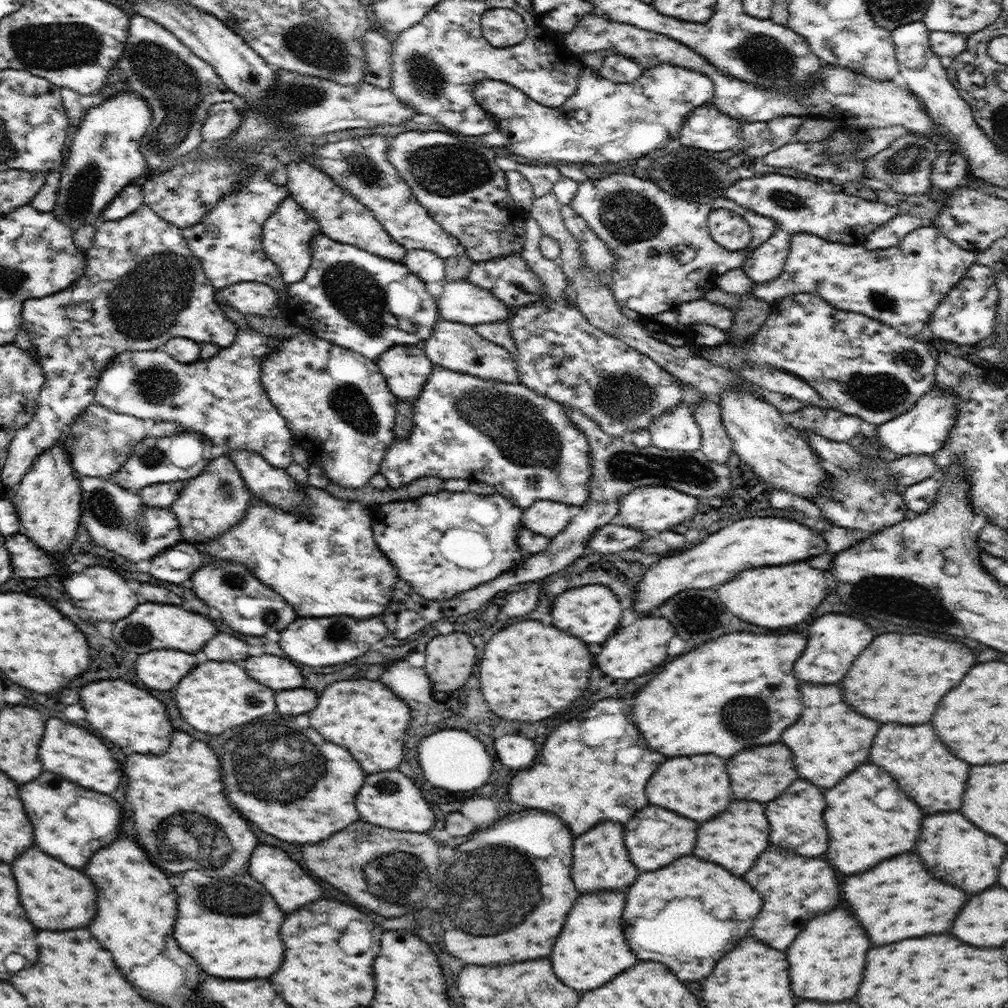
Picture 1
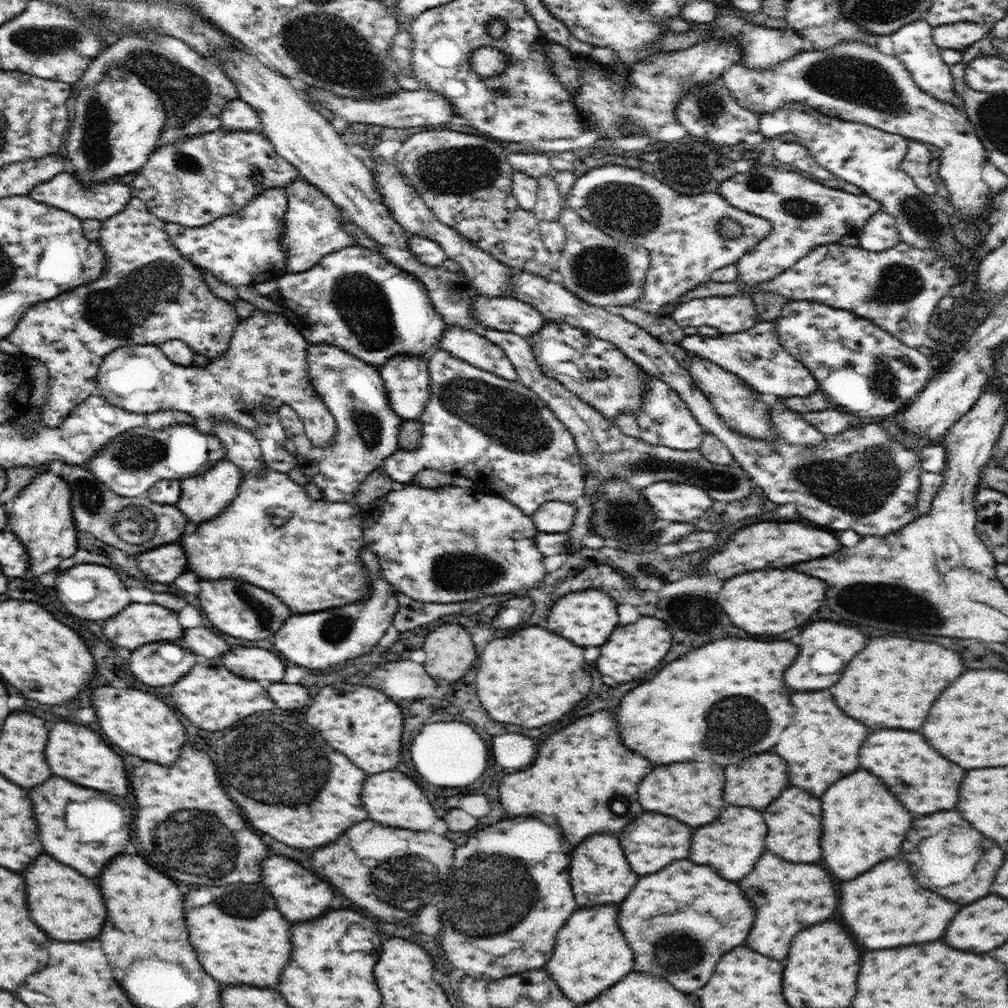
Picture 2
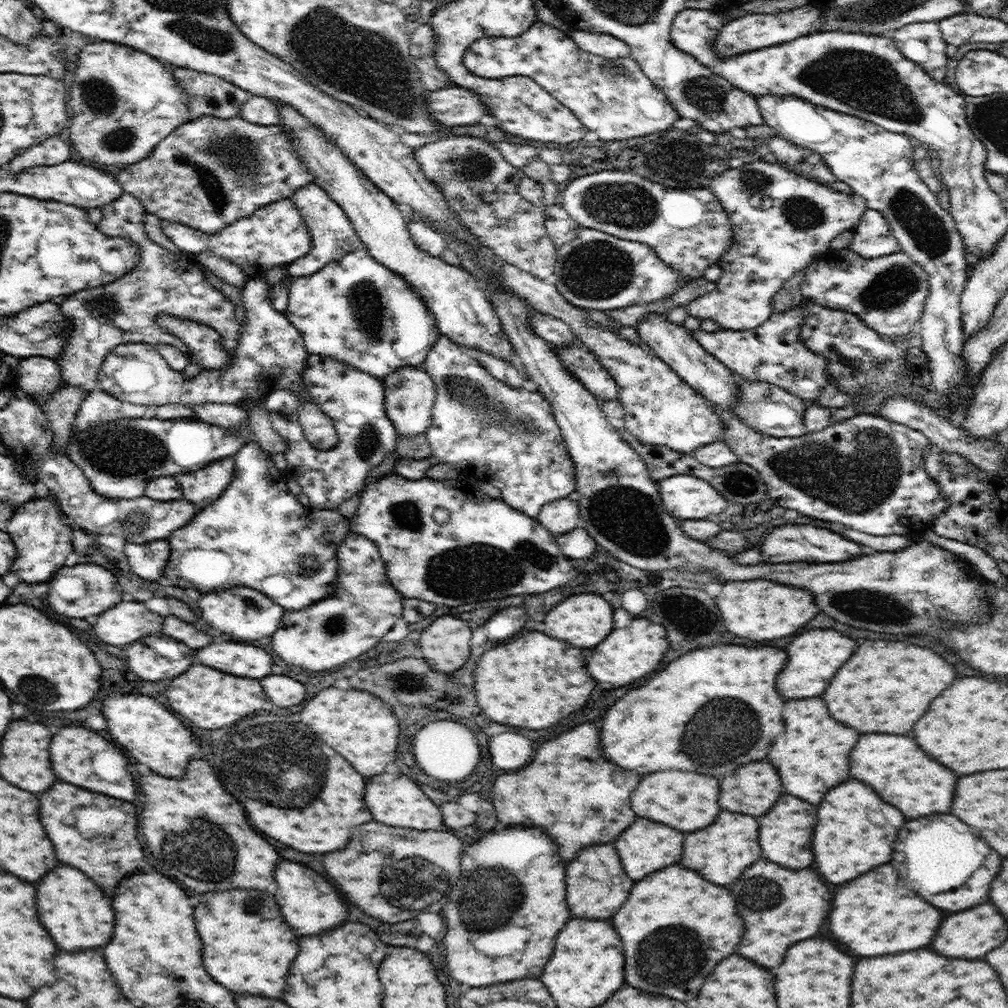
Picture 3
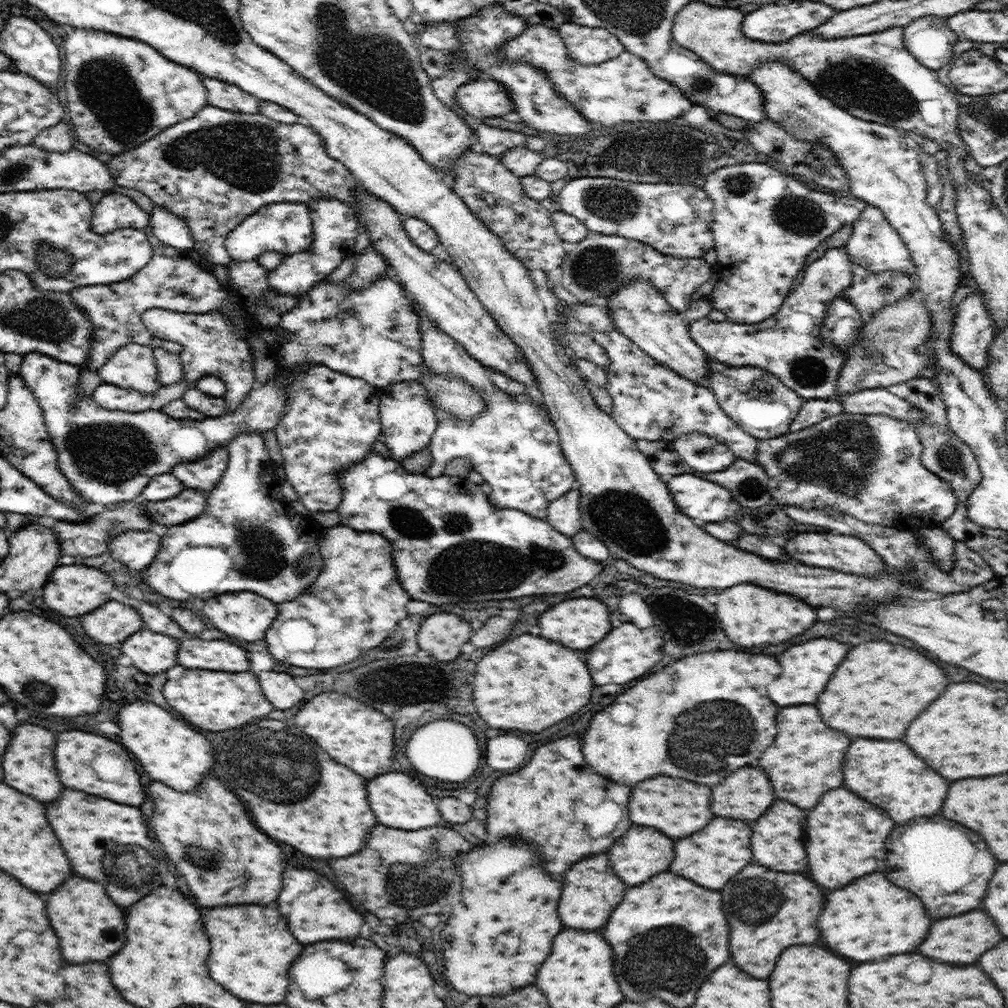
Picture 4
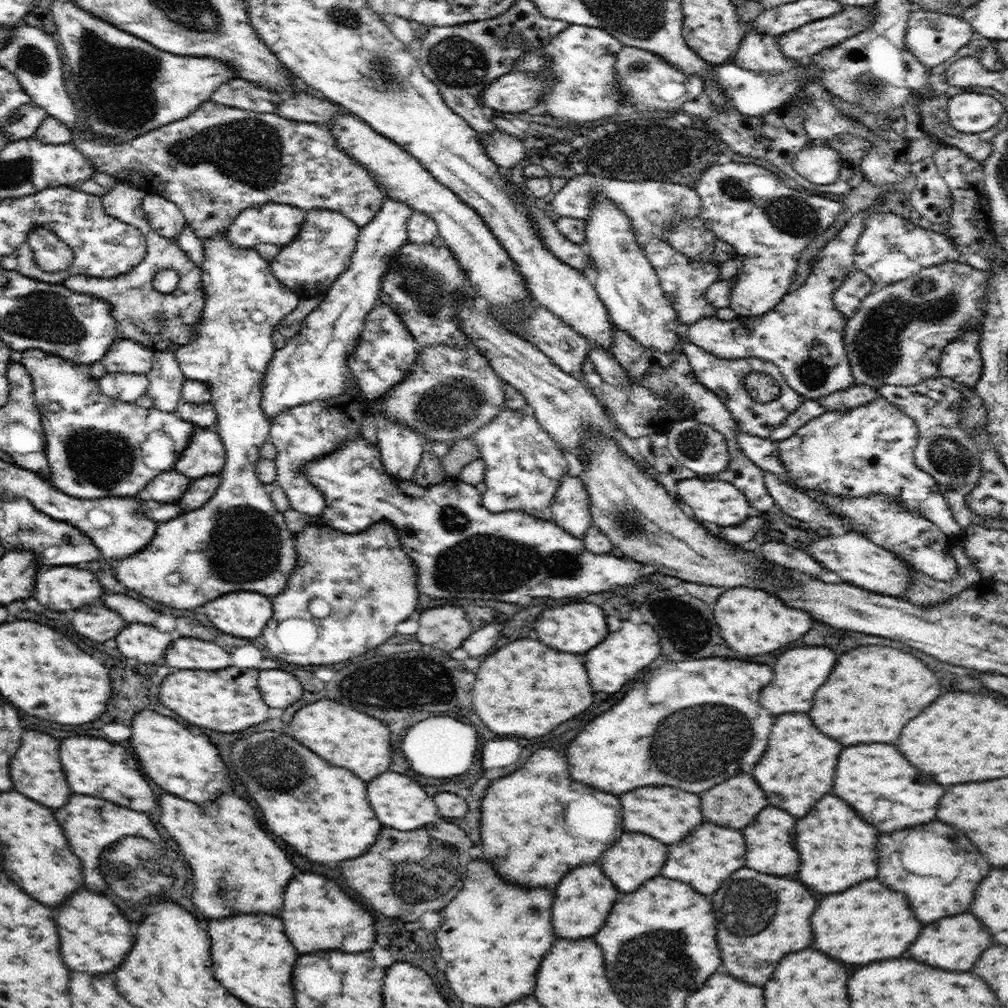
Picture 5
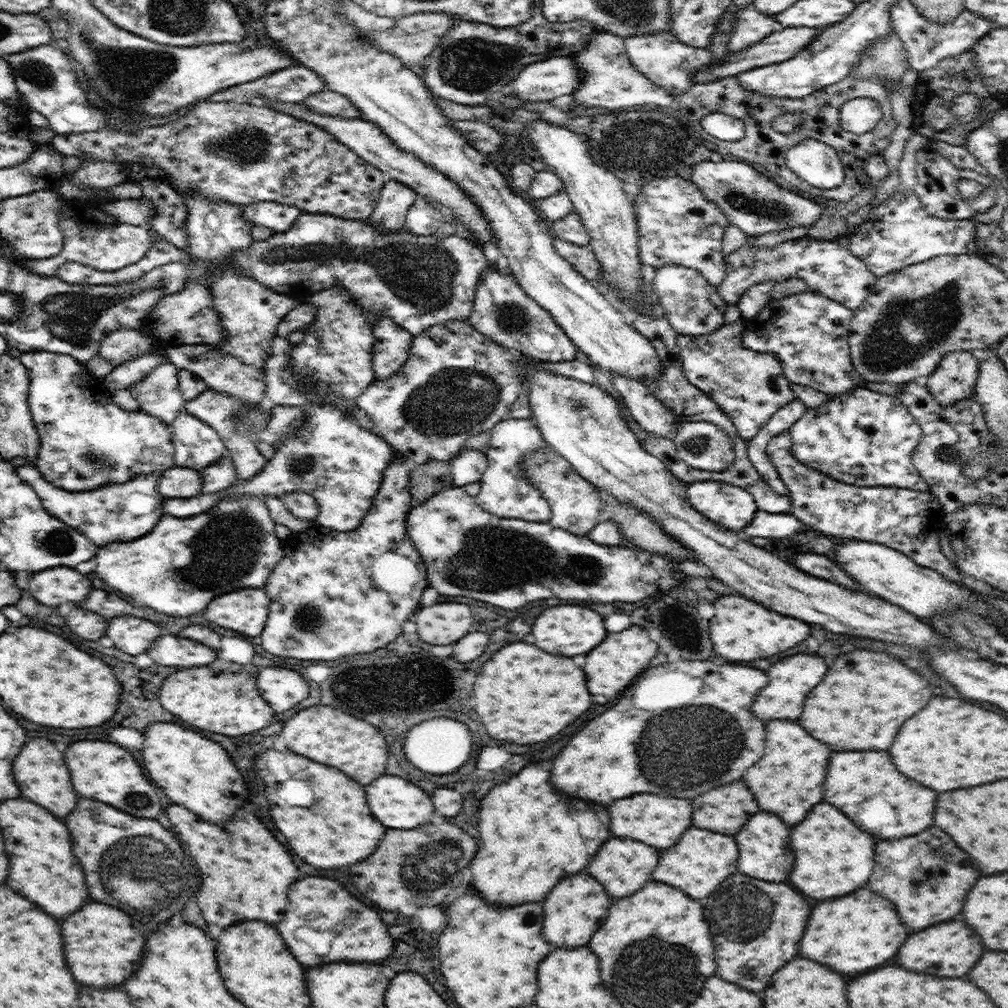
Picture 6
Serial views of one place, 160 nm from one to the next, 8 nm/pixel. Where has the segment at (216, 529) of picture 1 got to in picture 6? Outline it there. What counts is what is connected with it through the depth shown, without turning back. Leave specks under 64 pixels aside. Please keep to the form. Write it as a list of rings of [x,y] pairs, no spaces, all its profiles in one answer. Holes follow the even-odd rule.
[[[182,409],[170,424],[175,466],[202,470],[227,454],[220,435],[203,420]]]

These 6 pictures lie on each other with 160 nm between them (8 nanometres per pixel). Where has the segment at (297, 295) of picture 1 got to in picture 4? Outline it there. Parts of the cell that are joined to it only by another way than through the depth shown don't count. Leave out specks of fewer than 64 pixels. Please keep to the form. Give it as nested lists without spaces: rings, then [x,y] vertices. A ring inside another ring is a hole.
[[[379,276],[366,288],[356,289],[355,291],[349,291],[349,288],[342,281],[331,281],[326,278],[323,281],[317,282],[311,288],[311,291],[299,297],[299,301],[296,308],[292,308],[292,311],[289,313],[282,314],[279,321],[279,325],[287,332],[287,338],[285,338],[283,346],[276,351],[276,363],[278,366],[289,366],[292,368],[305,362],[312,362],[314,365],[324,365],[332,370],[343,372],[348,376],[365,380],[368,384],[381,390],[392,383],[398,384],[402,381],[416,381],[420,378],[422,372],[424,372],[419,316],[416,315],[416,310],[414,310],[413,298],[400,283],[394,282],[390,276]]]

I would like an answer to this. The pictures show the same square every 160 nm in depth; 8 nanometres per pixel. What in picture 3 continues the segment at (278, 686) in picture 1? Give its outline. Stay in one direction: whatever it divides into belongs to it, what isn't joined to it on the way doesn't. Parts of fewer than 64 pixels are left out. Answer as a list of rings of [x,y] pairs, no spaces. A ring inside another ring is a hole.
[[[224,642],[224,644],[210,644],[202,650],[196,650],[196,654],[202,664],[236,676],[248,676],[260,680],[268,676],[272,670],[270,654],[258,646]]]

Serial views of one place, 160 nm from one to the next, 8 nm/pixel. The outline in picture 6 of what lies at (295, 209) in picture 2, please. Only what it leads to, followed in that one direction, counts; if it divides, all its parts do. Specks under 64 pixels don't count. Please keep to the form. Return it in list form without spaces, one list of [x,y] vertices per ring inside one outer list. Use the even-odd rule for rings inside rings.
[[[302,212],[296,219],[296,222],[294,222],[286,232],[274,233],[265,241],[255,242],[252,240],[251,248],[237,250],[237,252],[231,256],[231,263],[236,265],[241,273],[250,275],[260,284],[264,284],[265,287],[267,286],[276,292],[283,292],[291,297],[298,296],[298,294],[300,294],[300,288],[309,293],[315,293],[326,290],[332,287],[336,282],[339,282],[346,290],[352,293],[352,296],[362,308],[372,313],[386,311],[386,315],[394,319],[396,324],[399,324],[411,335],[418,336],[421,332],[424,332],[424,329],[430,328],[435,324],[440,324],[441,322],[448,322],[449,320],[469,320],[478,281],[480,280],[481,274],[489,267],[490,261],[486,259],[484,253],[482,253],[482,249],[476,247],[476,242],[474,242],[474,240],[466,238],[464,234],[460,232],[453,236],[448,236],[448,238],[444,238],[443,240],[437,240],[432,235],[418,237],[410,233],[405,227],[402,227],[400,230],[395,230],[392,233],[378,233],[375,226],[373,226],[368,219],[348,220],[341,219],[334,215]]]

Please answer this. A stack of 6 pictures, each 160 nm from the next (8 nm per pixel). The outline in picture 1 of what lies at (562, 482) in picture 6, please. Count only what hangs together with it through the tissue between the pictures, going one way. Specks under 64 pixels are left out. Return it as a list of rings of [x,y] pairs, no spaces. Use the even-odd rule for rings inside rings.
[[[539,500],[530,508],[523,509],[521,525],[551,539],[568,526],[574,511],[572,505]]]

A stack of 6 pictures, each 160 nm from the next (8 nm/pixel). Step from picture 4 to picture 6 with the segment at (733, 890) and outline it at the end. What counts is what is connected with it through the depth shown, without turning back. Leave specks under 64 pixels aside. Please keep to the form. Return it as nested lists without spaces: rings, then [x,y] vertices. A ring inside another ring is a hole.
[[[734,874],[706,898],[704,916],[716,946],[716,974],[752,992],[768,988],[772,974],[790,962],[800,948],[812,906],[792,886]]]

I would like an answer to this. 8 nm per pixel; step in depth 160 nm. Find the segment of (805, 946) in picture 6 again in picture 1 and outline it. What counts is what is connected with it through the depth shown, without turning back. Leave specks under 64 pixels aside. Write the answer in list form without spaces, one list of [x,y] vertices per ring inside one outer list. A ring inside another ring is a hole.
[[[910,852],[884,860],[864,874],[846,878],[842,892],[876,946],[950,930],[958,912],[968,900],[960,888],[936,880],[924,868],[920,856]]]

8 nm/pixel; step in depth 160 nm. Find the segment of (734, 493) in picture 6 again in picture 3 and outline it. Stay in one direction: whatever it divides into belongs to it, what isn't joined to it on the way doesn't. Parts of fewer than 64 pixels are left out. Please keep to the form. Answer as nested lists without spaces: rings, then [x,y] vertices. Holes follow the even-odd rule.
[[[690,474],[659,480],[659,493],[668,514],[681,519],[704,520],[724,511],[728,501],[709,482]]]

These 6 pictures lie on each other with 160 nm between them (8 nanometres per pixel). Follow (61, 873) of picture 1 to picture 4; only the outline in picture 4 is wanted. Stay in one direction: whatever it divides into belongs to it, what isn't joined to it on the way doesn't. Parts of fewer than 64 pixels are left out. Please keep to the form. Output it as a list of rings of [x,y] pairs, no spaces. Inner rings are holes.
[[[70,876],[68,880],[64,880],[64,884],[60,884],[60,888],[56,888],[56,892],[50,894],[46,908],[50,924],[60,938],[62,956],[68,962],[104,962],[112,954],[116,954],[126,942],[124,912],[108,898],[104,886],[96,884],[94,880]]]

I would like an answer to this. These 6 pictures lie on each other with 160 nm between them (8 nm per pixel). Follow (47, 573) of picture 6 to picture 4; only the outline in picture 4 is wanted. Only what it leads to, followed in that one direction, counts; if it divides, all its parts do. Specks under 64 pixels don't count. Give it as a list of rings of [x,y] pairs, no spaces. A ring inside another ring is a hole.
[[[60,566],[54,570],[52,574],[52,582],[48,582],[44,586],[44,600],[50,608],[62,612],[64,616],[80,616],[80,614],[88,614],[92,610],[96,610],[98,606],[106,604],[110,600],[110,592],[114,588],[114,582],[108,574],[104,574],[98,568],[90,568],[90,566]]]

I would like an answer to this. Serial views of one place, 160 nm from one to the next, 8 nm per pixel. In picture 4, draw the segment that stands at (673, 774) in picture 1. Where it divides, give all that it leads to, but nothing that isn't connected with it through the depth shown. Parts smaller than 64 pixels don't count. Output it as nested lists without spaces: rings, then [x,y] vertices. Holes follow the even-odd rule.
[[[656,776],[634,786],[630,798],[630,818],[634,824],[654,826],[668,838],[678,840],[702,830],[714,818],[710,810],[710,800],[712,792],[708,786],[692,784],[688,780],[672,780],[668,776]]]

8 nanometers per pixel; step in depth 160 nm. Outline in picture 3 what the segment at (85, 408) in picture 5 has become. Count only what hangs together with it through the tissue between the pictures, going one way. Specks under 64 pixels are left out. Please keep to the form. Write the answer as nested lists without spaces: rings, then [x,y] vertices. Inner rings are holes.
[[[45,356],[19,358],[19,386],[34,397],[49,397],[65,386],[59,364]],[[119,418],[110,422],[101,422],[89,426],[88,430],[73,432],[66,444],[66,456],[80,467],[88,477],[94,491],[113,499],[135,499],[145,497],[145,488],[150,480],[159,476],[172,476],[182,472],[194,472],[206,468],[211,462],[224,457],[233,457],[244,444],[250,442],[251,426],[239,430],[220,428],[215,424],[204,422],[198,418],[160,420],[146,418]]]

